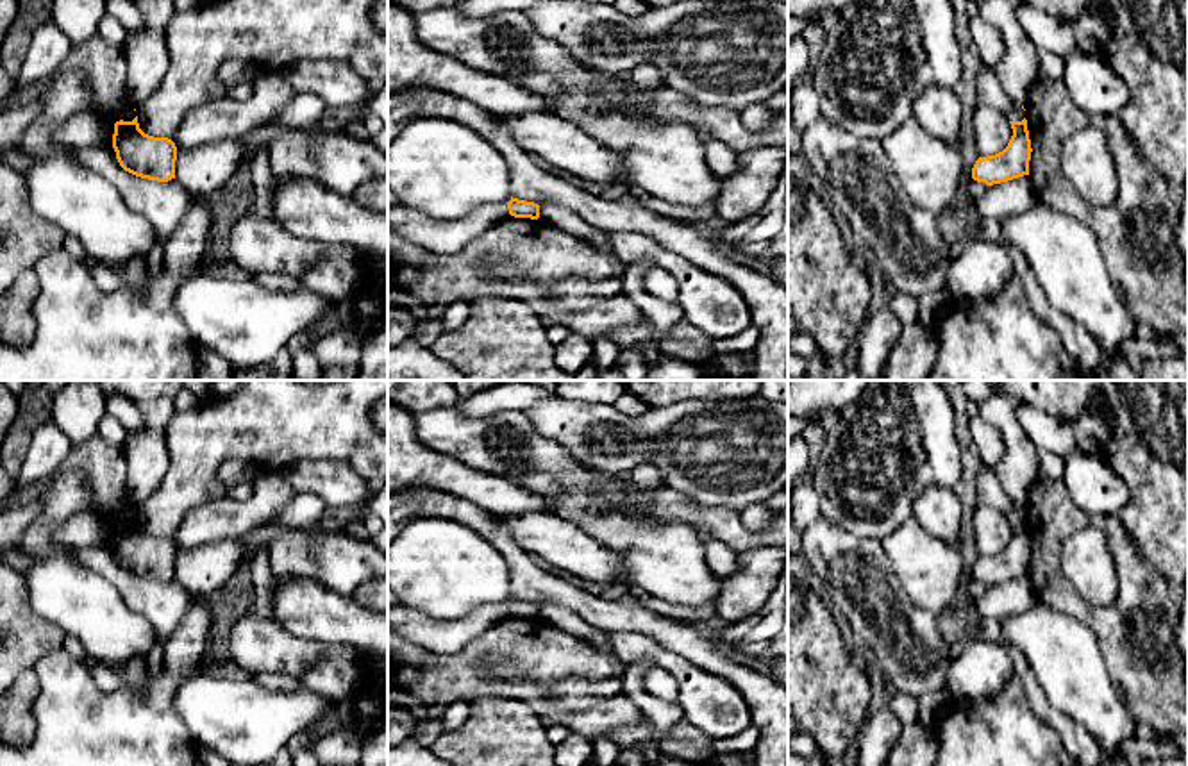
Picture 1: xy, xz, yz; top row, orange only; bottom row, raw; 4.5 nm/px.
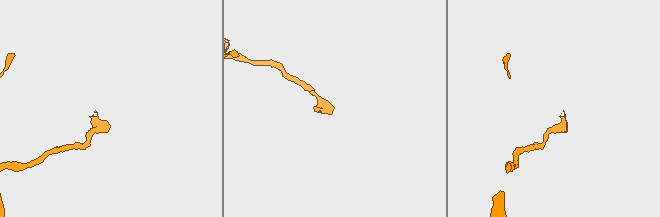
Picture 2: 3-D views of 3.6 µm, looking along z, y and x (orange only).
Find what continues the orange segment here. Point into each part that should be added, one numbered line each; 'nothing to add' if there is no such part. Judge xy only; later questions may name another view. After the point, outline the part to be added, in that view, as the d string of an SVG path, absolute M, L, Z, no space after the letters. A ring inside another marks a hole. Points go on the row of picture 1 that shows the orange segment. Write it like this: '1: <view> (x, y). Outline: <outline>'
nothing to add

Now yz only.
nothing to add

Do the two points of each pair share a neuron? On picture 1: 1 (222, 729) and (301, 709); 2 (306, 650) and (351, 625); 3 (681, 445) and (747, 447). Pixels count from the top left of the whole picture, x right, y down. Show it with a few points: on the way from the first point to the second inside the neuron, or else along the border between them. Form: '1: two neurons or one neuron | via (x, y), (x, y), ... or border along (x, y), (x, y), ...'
1: one neuron | via (242, 722), (261, 722), (281, 715)
2: two neurons | border along (281, 625), (295, 636), (315, 640), (326, 647)
3: one neuron | via (697, 445), (731, 447)

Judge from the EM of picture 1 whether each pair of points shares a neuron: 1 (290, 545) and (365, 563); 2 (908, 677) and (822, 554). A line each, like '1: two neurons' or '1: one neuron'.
1: one neuron
2: one neuron

